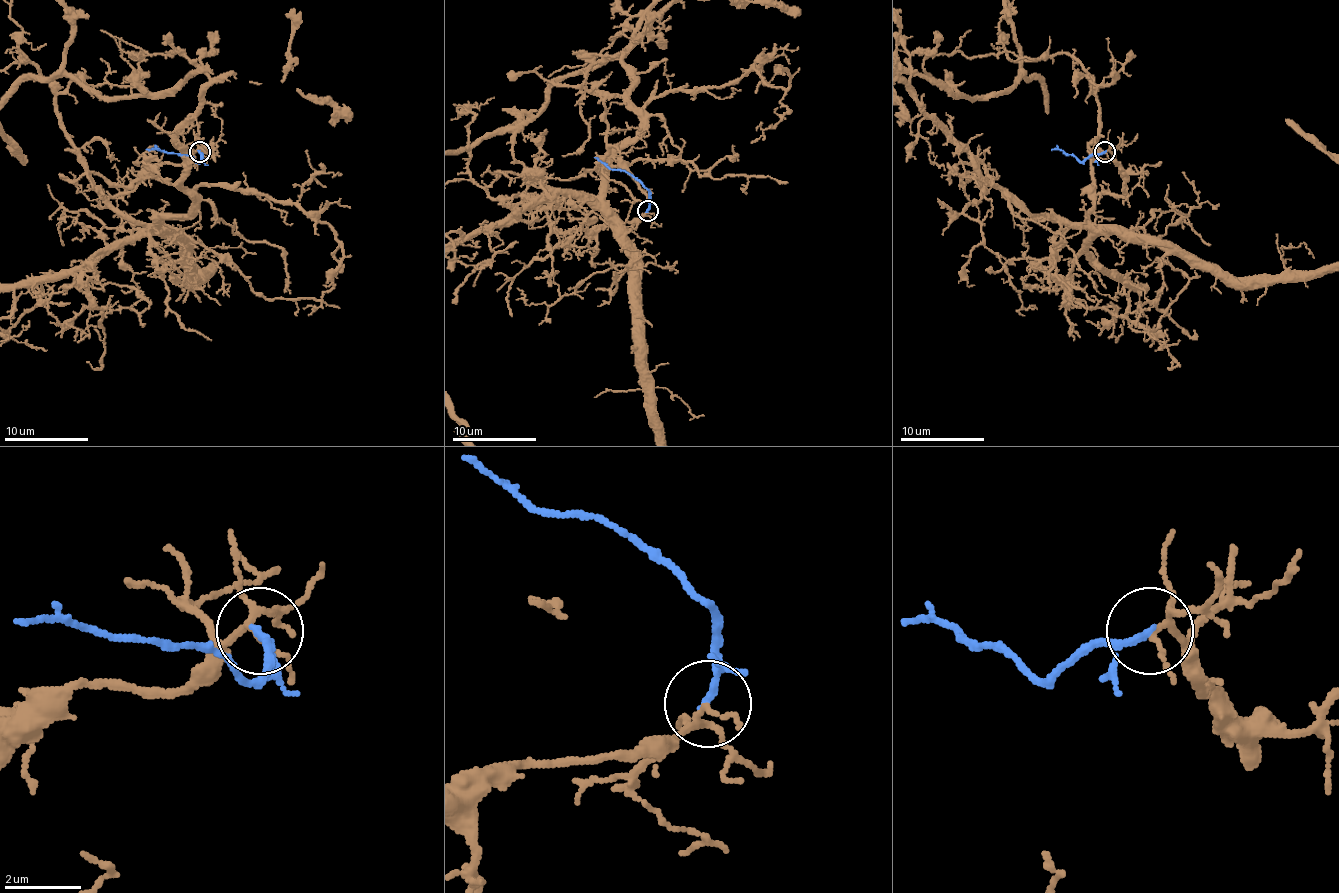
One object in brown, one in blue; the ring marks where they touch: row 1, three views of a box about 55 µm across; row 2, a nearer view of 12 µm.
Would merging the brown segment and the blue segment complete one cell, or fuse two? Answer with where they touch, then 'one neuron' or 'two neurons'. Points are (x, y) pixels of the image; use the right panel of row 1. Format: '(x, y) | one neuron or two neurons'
(1105, 151) | two neurons

